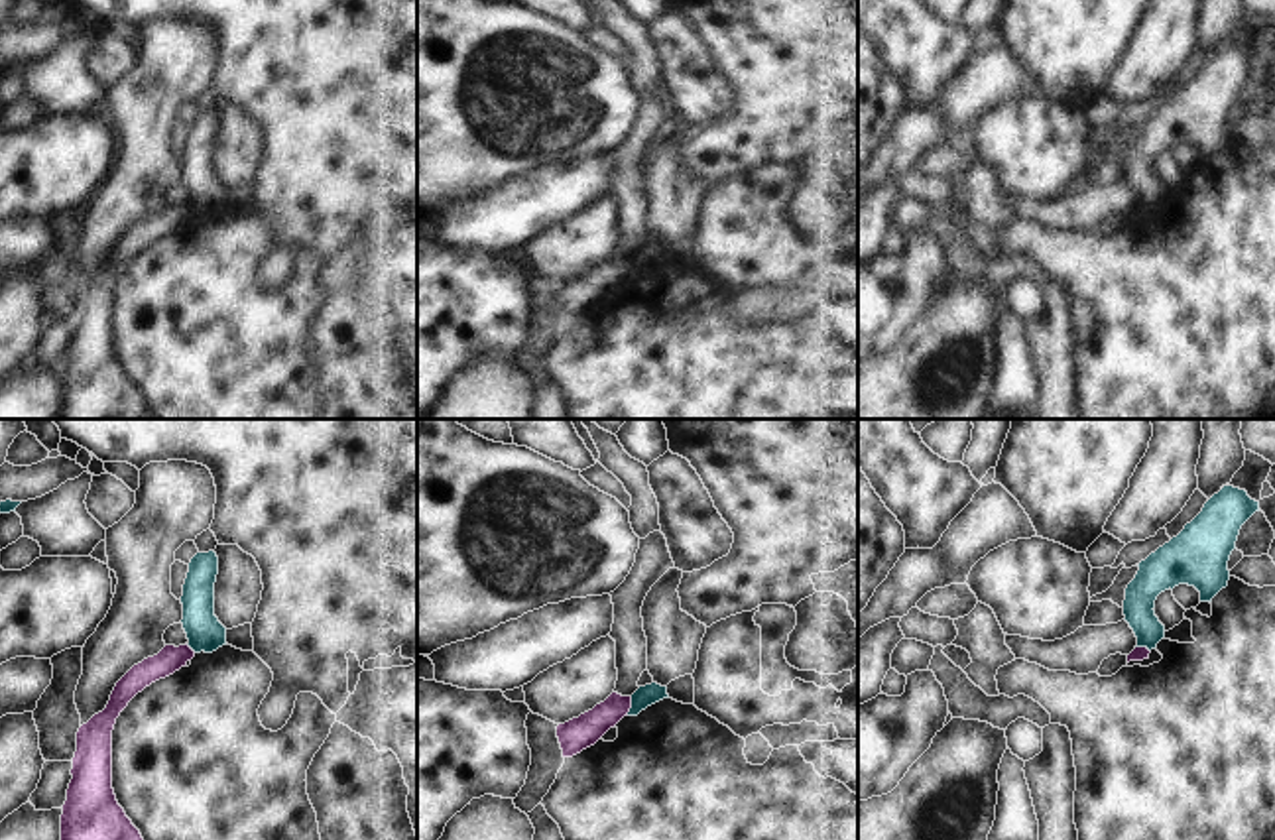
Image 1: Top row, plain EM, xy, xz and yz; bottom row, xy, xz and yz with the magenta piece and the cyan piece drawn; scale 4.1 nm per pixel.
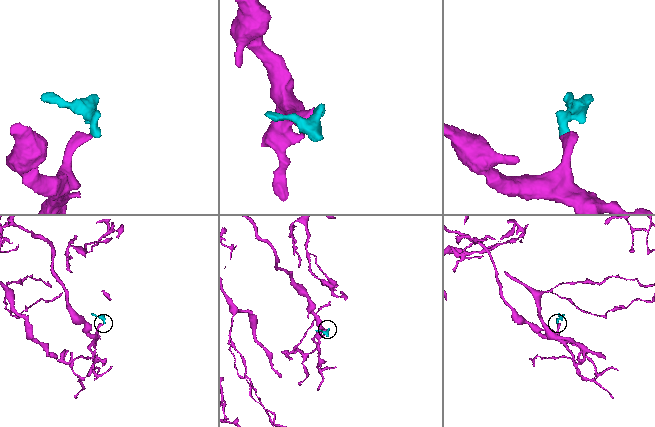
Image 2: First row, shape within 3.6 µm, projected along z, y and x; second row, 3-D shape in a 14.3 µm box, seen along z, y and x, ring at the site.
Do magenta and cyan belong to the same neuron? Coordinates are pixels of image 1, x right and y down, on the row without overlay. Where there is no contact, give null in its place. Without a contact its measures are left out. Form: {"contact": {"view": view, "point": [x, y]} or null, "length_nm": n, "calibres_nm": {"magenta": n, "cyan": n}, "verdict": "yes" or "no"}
{"contact": {"view": "xz", "point": [630, 266]}, "length_nm": 80, "calibres_nm": {"magenta": 140, "cyan": 90}, "verdict": "no"}

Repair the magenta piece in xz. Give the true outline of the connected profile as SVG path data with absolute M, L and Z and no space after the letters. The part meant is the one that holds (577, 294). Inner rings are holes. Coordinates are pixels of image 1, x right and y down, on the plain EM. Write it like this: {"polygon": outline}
{"polygon": "M612 252L592 270L557 285L557 297L563 317L573 317L594 305L610 287L614 287L632 268L632 256Z"}

